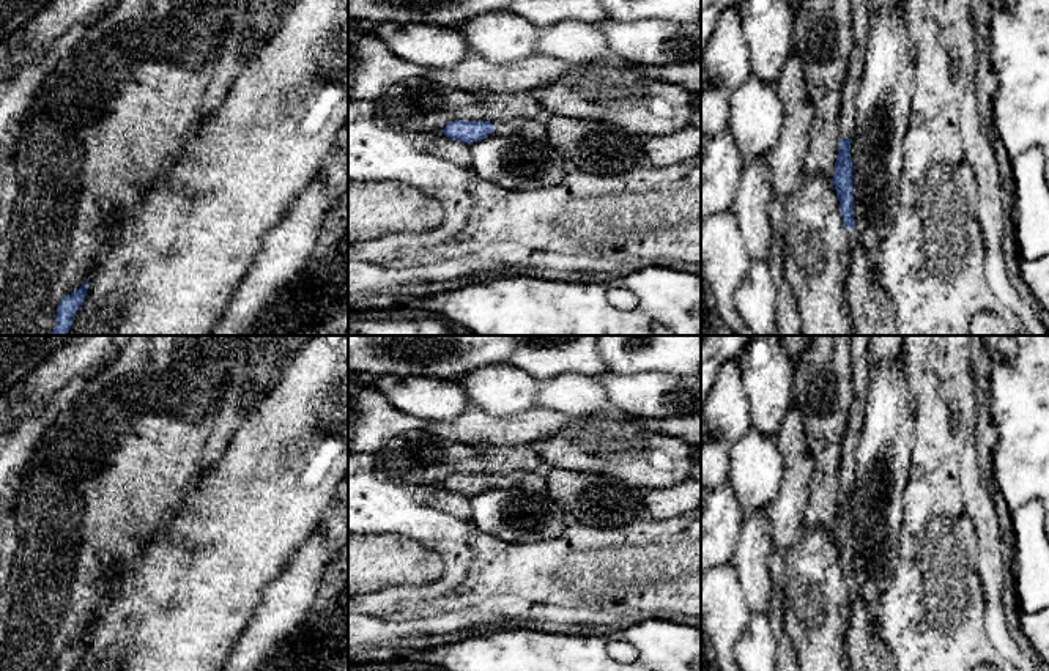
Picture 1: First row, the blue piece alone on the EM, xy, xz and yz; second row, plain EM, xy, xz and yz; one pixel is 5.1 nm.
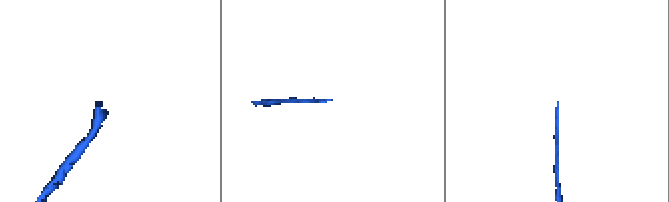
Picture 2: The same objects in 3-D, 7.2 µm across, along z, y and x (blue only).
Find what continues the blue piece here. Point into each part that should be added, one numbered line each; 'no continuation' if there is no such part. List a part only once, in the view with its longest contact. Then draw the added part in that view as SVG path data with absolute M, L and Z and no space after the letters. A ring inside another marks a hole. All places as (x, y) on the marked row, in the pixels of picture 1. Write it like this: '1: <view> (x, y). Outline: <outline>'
1: xz (531, 128). Outline: M513 118L510 121L491 121L495 131L488 137L507 137L521 134L531 139L547 137L545 120Z

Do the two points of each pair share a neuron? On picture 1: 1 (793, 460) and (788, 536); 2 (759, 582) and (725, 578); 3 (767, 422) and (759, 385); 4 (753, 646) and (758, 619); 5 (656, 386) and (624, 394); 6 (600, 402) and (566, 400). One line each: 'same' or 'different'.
1: same
2: different
3: same
4: same
5: same
6: same

